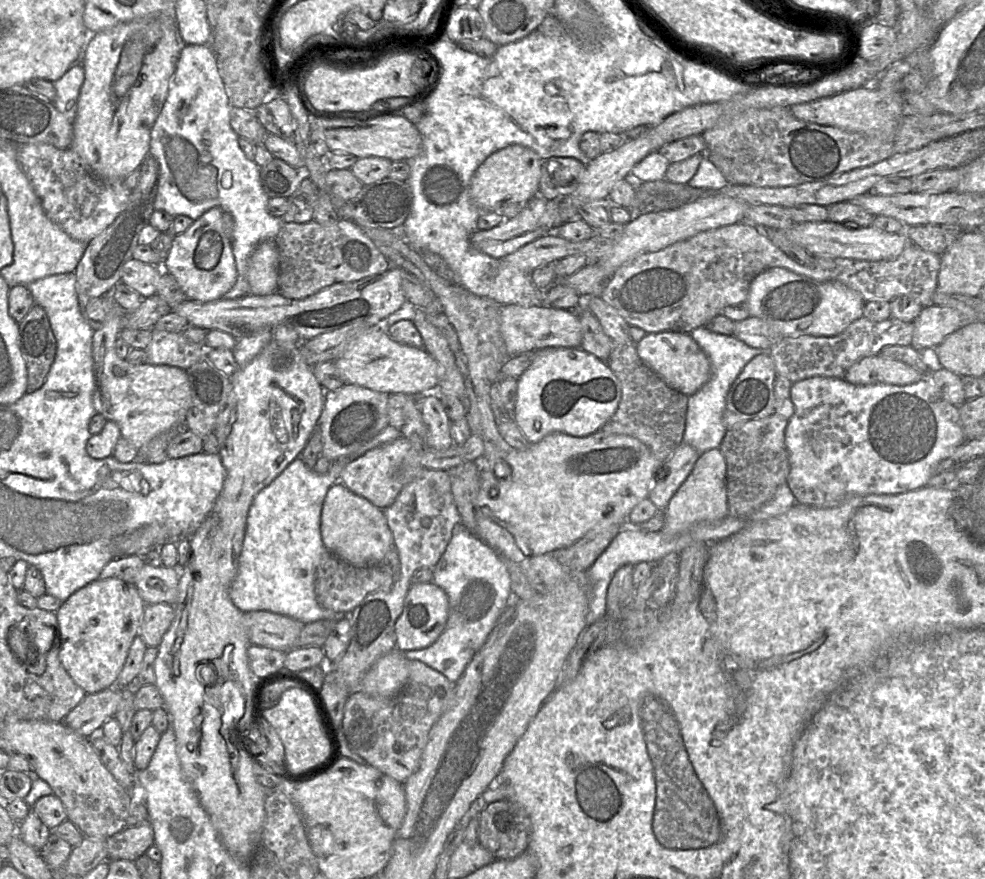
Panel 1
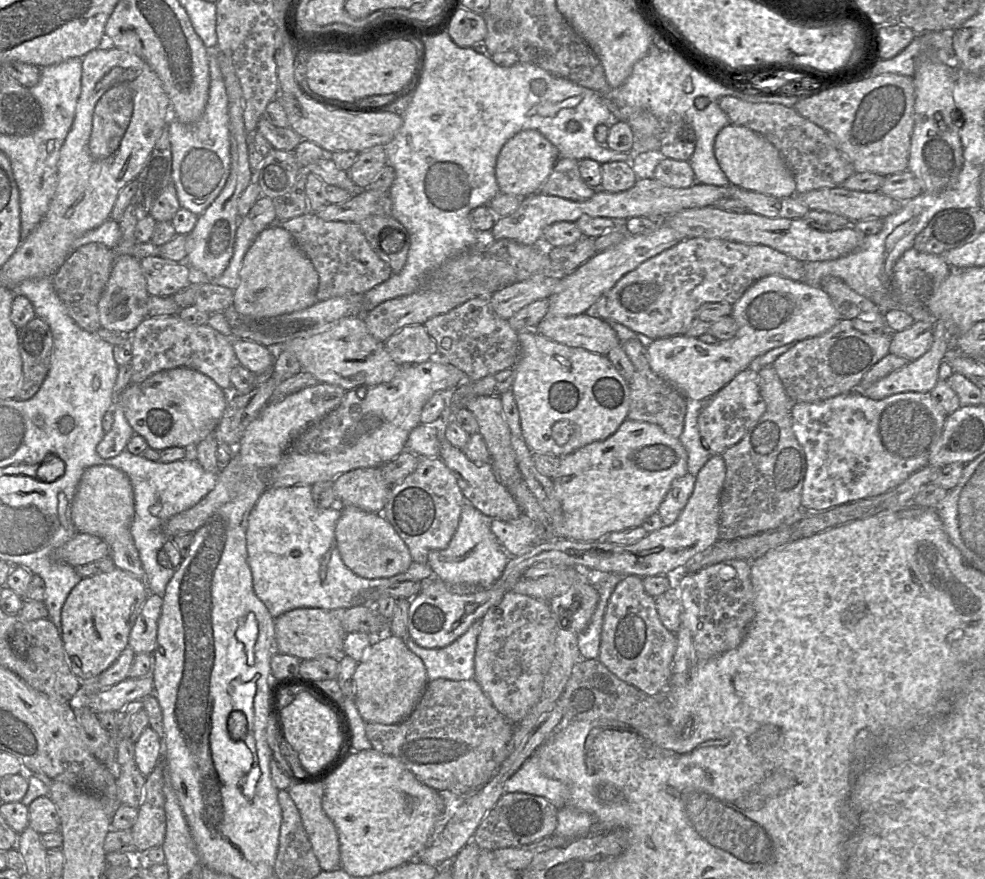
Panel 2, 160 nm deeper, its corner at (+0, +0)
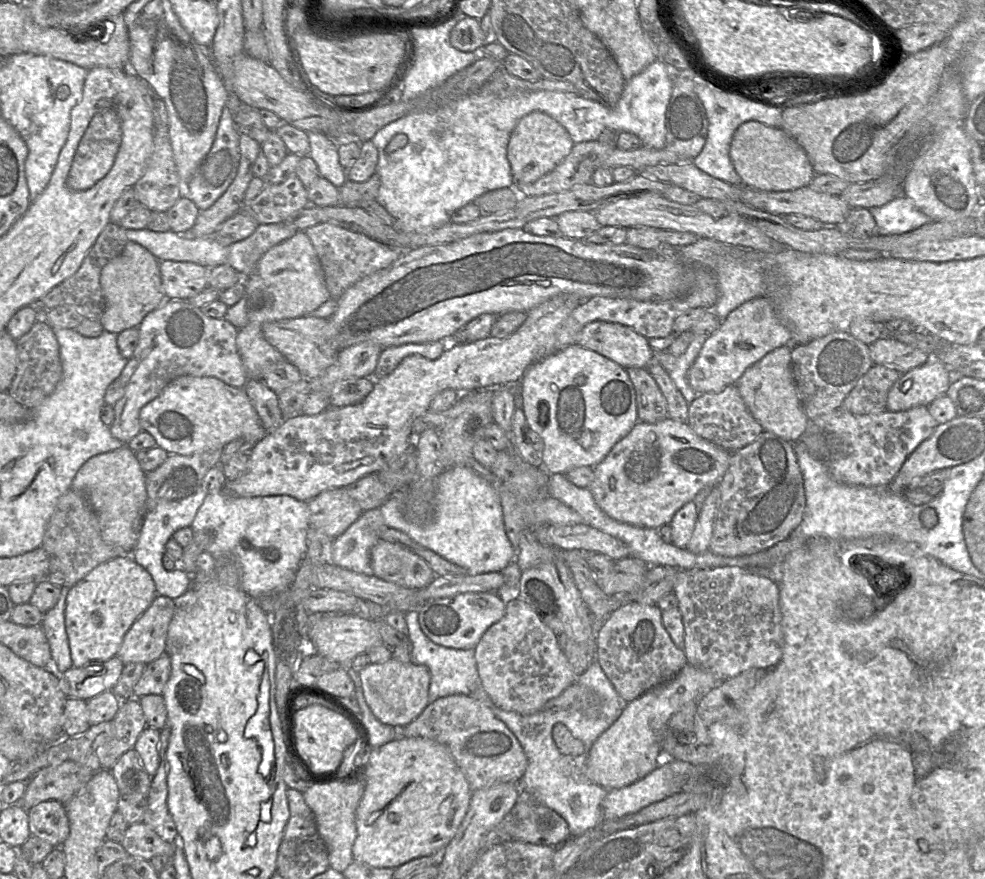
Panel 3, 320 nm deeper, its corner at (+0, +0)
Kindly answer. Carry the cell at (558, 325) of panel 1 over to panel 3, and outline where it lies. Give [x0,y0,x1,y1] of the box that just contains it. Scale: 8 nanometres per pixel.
[579,321,654,369]

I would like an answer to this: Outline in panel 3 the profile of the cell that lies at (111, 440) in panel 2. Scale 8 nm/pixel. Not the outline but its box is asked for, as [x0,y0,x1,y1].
[109,300,248,442]

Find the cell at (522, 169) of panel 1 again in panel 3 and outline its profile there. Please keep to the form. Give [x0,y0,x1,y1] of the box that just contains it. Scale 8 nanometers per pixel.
[507,111,574,183]

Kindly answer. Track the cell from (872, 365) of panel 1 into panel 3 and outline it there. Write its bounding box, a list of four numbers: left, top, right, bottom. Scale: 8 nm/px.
[887,358,949,412]

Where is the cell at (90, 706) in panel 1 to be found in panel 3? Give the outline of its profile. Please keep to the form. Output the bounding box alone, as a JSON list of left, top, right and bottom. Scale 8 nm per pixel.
[133,652,171,698]

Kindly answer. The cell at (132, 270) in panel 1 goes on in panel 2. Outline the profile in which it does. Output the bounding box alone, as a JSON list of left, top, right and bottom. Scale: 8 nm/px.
[140,256,190,296]

